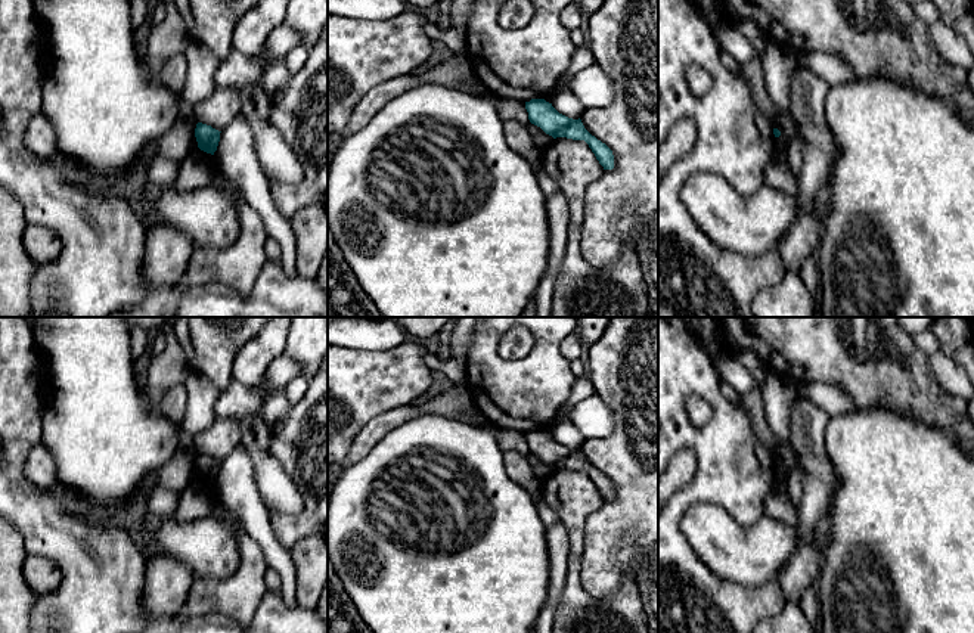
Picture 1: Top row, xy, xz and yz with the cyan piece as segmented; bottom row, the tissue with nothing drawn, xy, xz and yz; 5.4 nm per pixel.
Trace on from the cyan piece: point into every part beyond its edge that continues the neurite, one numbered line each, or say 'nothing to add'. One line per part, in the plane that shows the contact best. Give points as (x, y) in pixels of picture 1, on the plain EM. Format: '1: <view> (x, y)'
nothing to add

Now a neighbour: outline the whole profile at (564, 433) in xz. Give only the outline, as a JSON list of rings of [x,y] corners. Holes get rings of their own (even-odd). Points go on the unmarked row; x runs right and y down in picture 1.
[[[570,421],[556,423],[550,434],[559,444],[573,450],[578,450],[586,441],[583,434]]]

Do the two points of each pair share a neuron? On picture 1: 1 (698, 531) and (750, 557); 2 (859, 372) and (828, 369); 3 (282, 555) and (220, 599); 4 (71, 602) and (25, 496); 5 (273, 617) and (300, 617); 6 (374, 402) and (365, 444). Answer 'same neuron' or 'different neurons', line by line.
1: same neuron
2: same neuron
3: different neurons
4: same neuron
5: same neuron
6: different neurons

